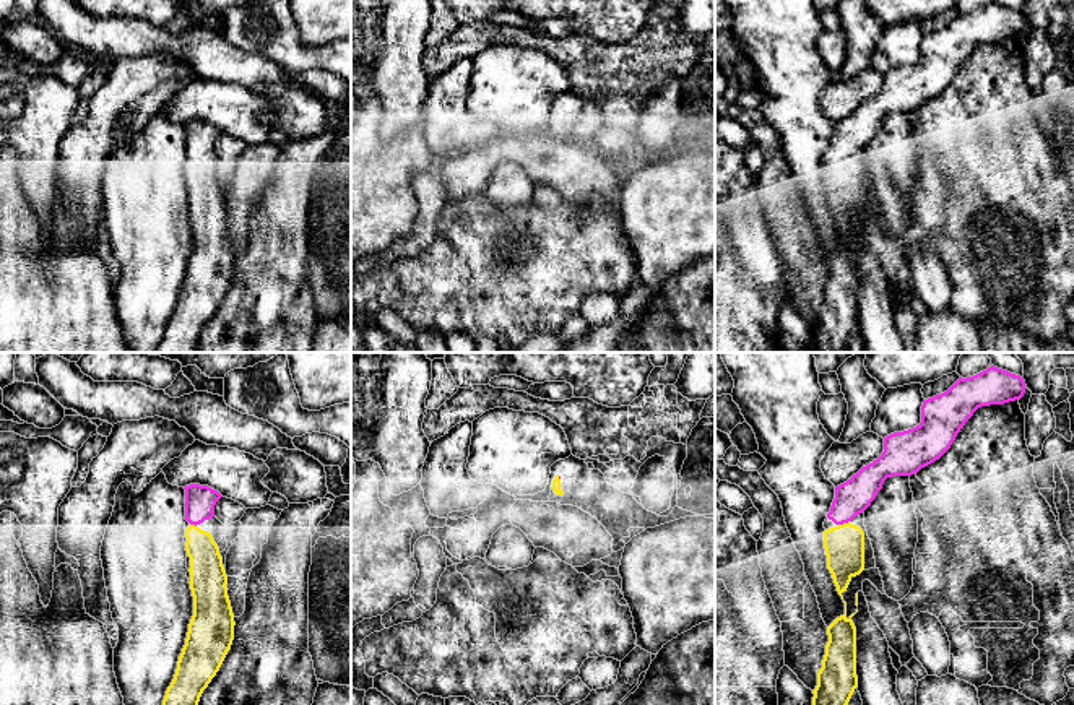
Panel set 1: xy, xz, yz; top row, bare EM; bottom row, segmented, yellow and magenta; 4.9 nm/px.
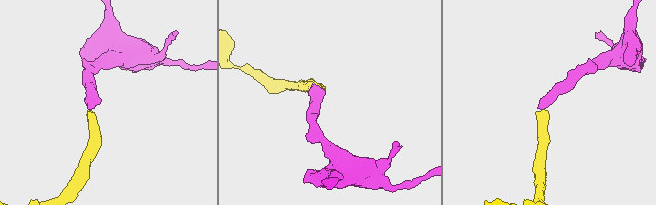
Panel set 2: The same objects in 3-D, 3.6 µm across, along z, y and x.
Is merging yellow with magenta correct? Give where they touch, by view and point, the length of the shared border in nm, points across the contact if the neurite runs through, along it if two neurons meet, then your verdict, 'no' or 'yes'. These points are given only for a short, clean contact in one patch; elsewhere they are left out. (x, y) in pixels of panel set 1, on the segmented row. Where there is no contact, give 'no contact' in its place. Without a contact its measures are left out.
contact yz (844, 523); length 60 nm; way yz (844, 544), (844, 523), (844, 509), (852, 497); yes

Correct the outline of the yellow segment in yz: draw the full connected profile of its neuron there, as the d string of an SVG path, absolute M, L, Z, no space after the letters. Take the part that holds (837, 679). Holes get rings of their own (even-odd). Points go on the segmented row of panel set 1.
M845 603L845 614L827 627L829 642L817 673L817 686L812 690L812 705L848 705L858 687L853 616L847 616Z

